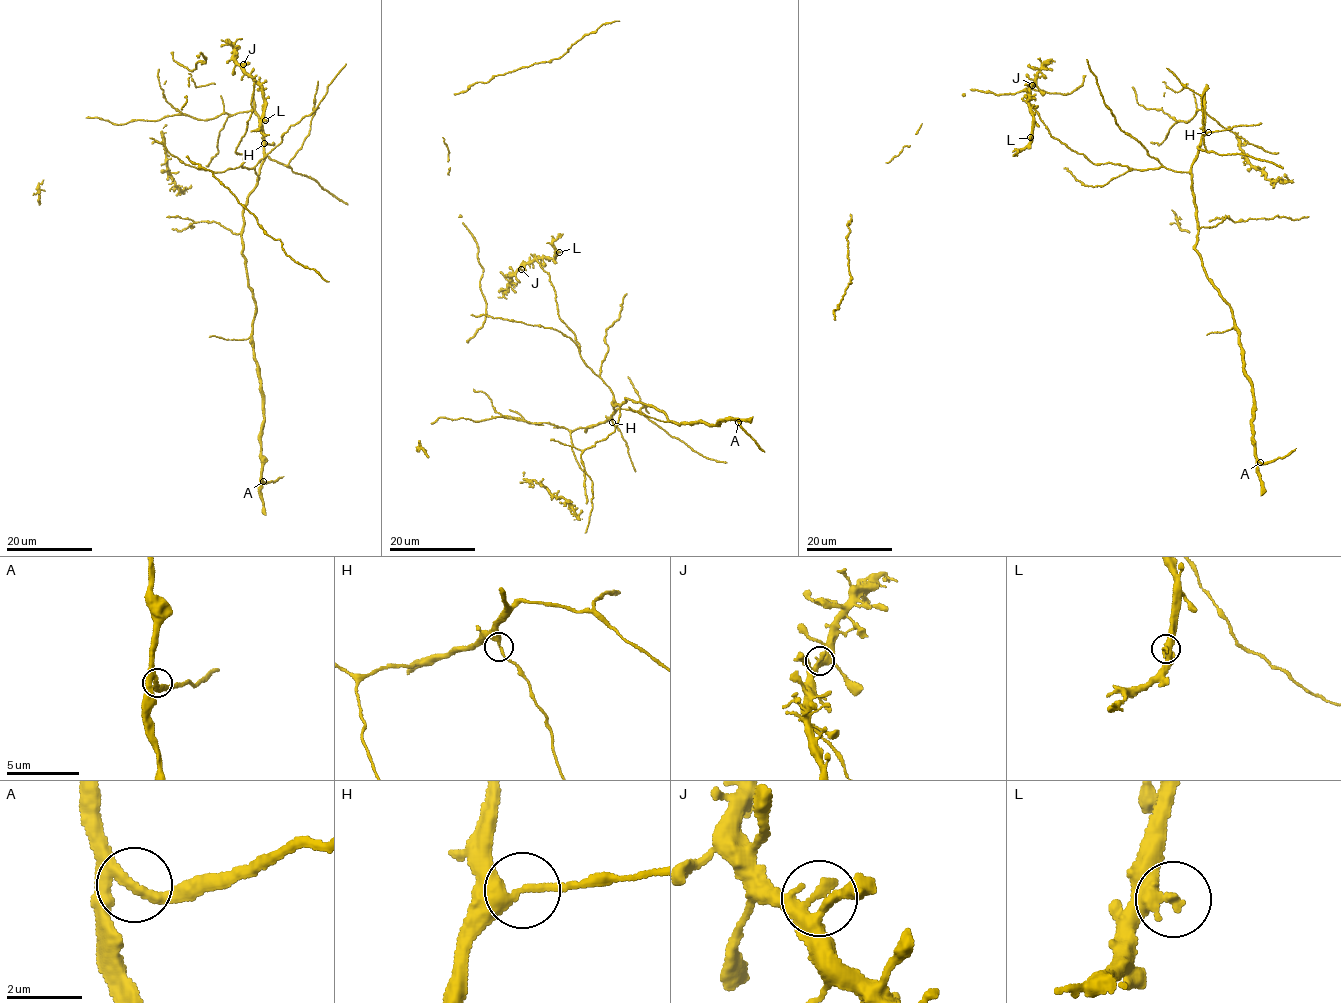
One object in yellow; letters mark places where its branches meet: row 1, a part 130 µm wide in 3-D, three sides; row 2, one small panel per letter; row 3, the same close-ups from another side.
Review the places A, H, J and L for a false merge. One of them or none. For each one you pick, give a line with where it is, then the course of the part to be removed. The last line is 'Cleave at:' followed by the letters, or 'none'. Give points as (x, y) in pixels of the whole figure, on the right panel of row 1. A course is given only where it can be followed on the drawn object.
Cleave at: none

